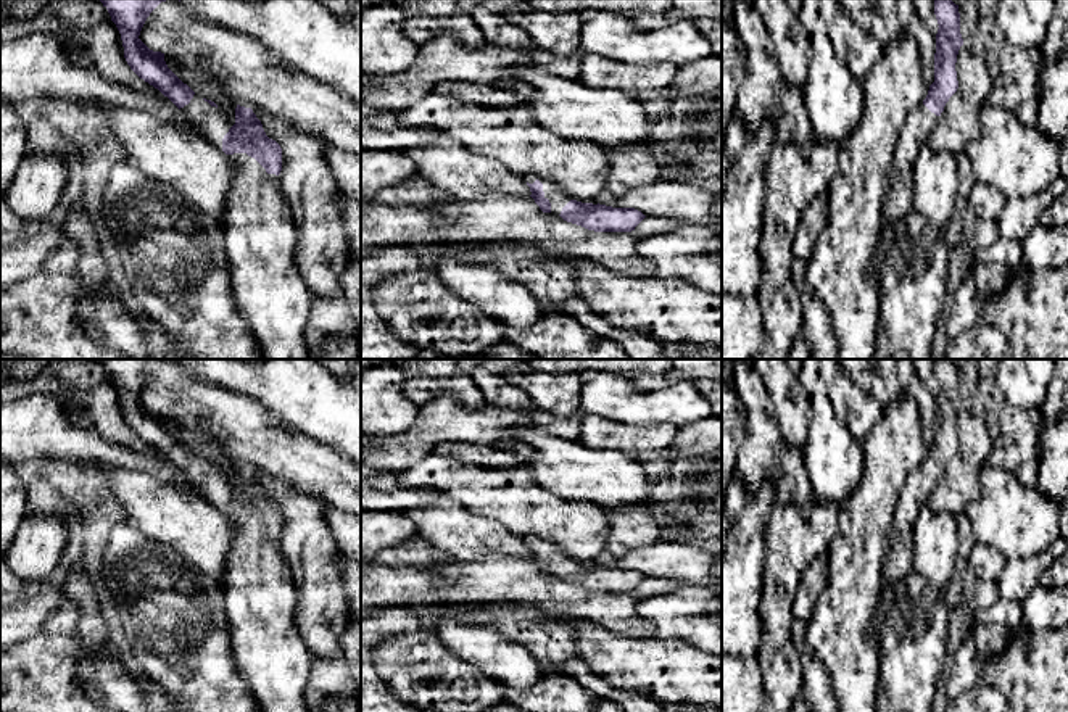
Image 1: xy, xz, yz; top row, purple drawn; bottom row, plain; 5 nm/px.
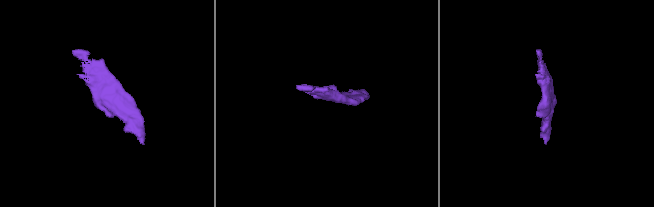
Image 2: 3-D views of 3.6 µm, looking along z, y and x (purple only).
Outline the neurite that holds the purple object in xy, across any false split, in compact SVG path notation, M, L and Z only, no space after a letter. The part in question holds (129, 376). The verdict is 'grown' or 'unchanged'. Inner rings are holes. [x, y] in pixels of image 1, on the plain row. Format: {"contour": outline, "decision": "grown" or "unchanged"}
{"contour": "M98 359L116 385L124 419L130 430L145 443L168 457L197 488L200 496L224 512L235 538L226 559L222 578L224 609L230 631L230 651L250 686L258 712L309 712L308 678L314 654L301 638L295 622L298 594L292 570L285 561L279 535L282 532L282 509L269 499L251 469L237 466L235 485L221 474L211 461L197 456L166 425L164 414L150 411L140 399L140 391L150 374L171 359Z", "decision": "grown"}

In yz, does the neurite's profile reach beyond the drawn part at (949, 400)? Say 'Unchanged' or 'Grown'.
Grown

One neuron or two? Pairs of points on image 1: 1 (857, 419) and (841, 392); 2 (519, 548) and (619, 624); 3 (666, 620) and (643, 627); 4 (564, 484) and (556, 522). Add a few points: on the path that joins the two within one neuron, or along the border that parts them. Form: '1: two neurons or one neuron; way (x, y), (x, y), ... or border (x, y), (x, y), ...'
1: one neuron; way (857, 413), (846, 398)
2: two neurons; border (490, 556), (529, 558)
3: two neurons; border (641, 600), (638, 612), (654, 624), (658, 637)
4: two neurons; border (532, 474), (559, 498), (583, 500), (598, 506)

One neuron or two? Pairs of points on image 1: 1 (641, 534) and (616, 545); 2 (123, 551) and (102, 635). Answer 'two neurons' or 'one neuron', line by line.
1: one neuron
2: two neurons

